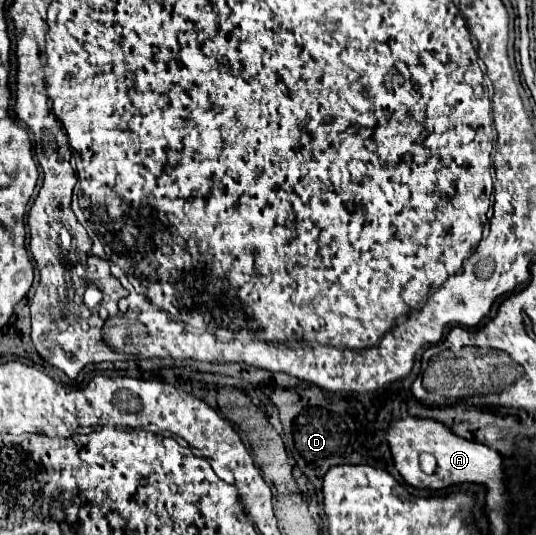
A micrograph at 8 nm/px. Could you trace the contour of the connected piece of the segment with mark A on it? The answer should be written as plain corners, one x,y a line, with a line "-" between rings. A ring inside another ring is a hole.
399,418
387,426
387,444
391,448
393,462
397,462
397,470
403,480
413,488
429,488
429,490
443,490
463,483
482,484
487,490
485,503
487,510
509,506
508,493
505,490
505,472
503,472
503,458
487,448
485,444
465,440
453,434
447,426
437,420
429,418
-
419,452
433,452
439,464
437,474
429,476
419,466

